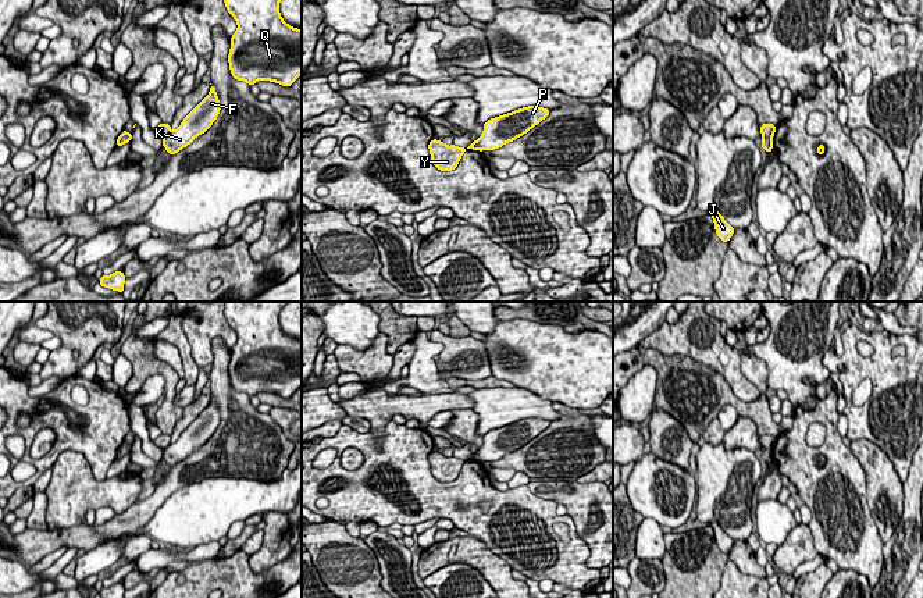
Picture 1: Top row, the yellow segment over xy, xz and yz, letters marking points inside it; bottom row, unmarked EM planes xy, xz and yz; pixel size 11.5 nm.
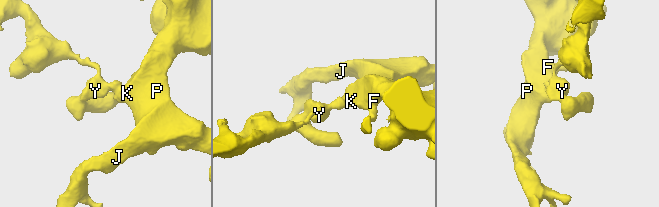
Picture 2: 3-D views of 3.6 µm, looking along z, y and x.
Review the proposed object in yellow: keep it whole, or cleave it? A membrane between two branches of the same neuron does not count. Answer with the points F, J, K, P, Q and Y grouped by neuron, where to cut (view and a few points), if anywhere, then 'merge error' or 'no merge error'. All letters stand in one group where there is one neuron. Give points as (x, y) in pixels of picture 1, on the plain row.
groups F J K P Q / Y; cut yz (762, 445), (772, 449); merge error

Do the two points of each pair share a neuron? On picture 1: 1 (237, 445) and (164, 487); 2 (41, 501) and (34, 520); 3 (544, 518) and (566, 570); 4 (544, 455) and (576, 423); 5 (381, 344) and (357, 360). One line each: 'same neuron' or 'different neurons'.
1: same neuron
2: same neuron
3: same neuron
4: same neuron
5: same neuron

